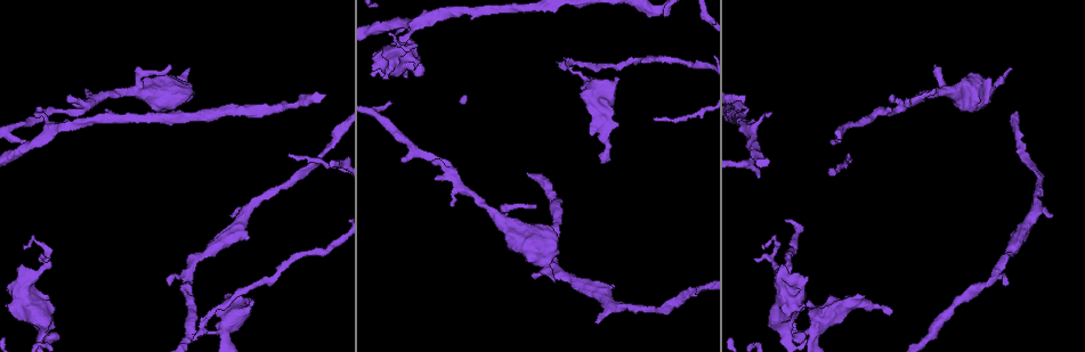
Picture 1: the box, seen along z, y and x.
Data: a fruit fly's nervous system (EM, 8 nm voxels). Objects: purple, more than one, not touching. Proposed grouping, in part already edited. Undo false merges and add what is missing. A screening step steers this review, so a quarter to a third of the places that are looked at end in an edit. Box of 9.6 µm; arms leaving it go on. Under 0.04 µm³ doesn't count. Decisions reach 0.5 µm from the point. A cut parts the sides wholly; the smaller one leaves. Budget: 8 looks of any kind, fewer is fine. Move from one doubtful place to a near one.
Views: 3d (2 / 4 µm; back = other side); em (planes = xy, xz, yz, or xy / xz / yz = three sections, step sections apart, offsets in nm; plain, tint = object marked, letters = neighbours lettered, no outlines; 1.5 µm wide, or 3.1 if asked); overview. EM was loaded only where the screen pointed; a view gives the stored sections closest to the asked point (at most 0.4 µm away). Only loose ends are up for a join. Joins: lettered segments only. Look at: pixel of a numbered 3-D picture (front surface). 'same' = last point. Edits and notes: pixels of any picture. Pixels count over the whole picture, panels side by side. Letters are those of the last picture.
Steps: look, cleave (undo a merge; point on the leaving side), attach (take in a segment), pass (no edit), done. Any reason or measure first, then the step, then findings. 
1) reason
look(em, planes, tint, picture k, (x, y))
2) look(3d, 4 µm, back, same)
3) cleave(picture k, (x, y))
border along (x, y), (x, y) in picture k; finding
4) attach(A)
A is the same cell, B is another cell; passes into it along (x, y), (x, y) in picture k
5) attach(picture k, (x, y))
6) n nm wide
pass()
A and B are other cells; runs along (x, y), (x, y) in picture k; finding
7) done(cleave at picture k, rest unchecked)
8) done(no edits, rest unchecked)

thin end
look(3d, 2 µm, picture 1, (933, 66))

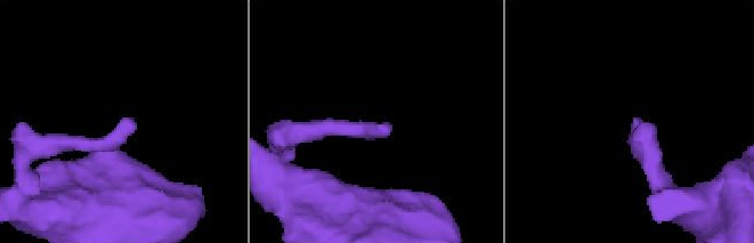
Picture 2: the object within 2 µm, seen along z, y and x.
look(em, planes, letters, picture 2, (636, 126))

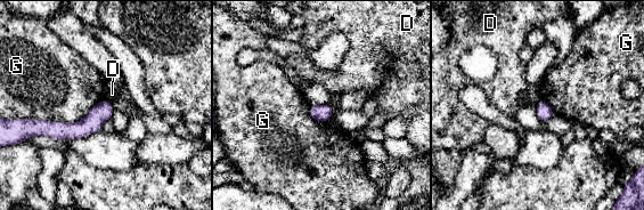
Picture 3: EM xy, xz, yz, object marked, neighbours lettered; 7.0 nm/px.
pass()
D and G are other cells; runs along (109, 107), (80, 129), (35, 122) in picture 3; none of them fits

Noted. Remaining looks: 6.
an open end
look(3d, 2 µm, back, picture 1, (553, 279))

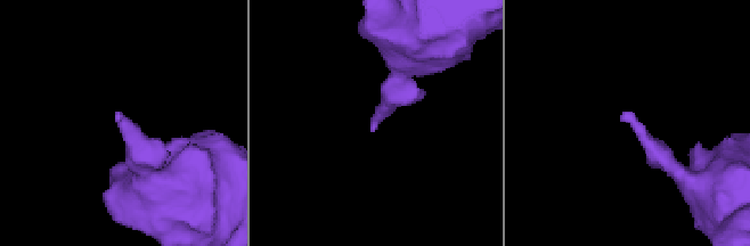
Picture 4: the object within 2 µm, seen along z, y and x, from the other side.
look(em, xy, step 4, tint, picture 4, (374, 123))

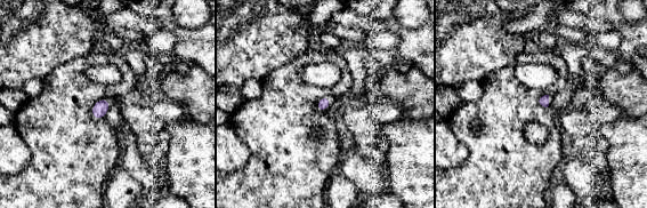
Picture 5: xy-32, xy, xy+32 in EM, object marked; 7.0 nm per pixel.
another direction
look(em, planes, letters, same)

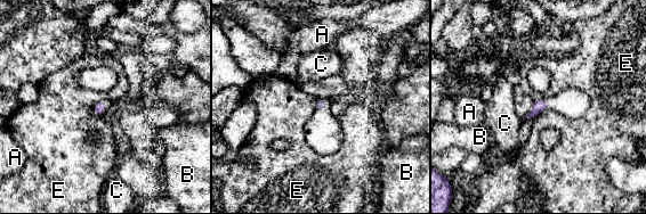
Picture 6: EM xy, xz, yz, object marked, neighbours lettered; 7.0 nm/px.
pass()
A, B, C and E are other cells; no lettered segment goes on from it

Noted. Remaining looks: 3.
look(3d, 2 µm, picture 1, (252, 303))

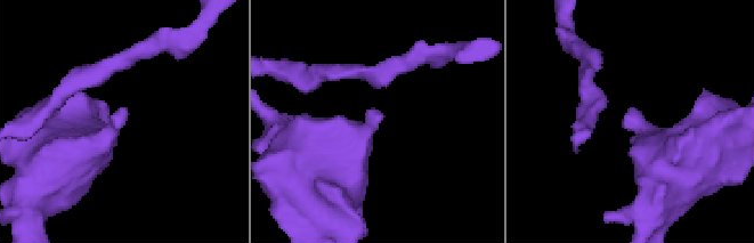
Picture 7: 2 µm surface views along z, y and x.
look(em, xy, step 4, tint, picture 7, (121, 117))

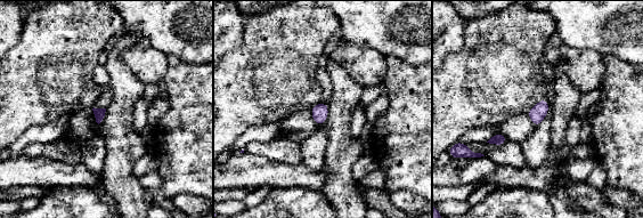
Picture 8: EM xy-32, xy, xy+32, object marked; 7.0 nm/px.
another direction
look(em, xz, step 8, letters, same)

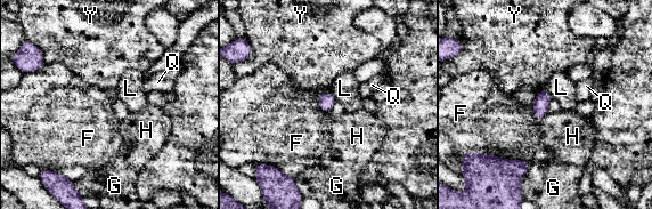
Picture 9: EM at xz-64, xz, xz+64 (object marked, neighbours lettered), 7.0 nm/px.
pass()
F, G, H, L, Q and Y are other cells; border along (544, 88), (553, 98) in picture 9; none of them fits

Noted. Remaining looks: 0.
done(no edits, rest unchecked)

